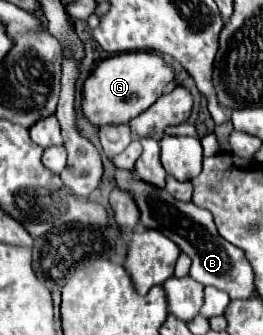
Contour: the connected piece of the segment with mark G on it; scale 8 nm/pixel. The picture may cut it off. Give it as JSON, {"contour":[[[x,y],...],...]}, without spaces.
{"contour":[[[152,51],[120,53],[104,59],[86,79],[82,109],[86,119],[96,127],[106,123],[128,123],[136,115],[144,113],[150,105],[154,105],[172,83],[174,83],[174,69],[158,53]]]}

